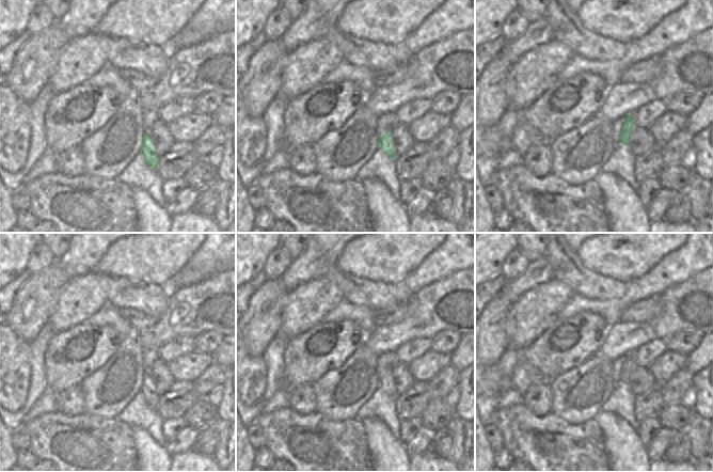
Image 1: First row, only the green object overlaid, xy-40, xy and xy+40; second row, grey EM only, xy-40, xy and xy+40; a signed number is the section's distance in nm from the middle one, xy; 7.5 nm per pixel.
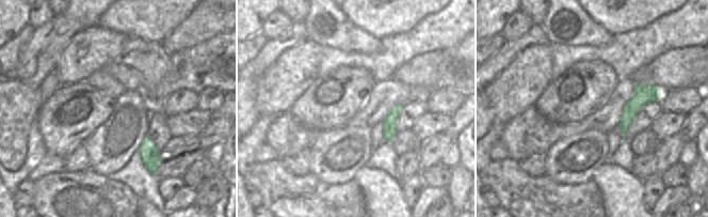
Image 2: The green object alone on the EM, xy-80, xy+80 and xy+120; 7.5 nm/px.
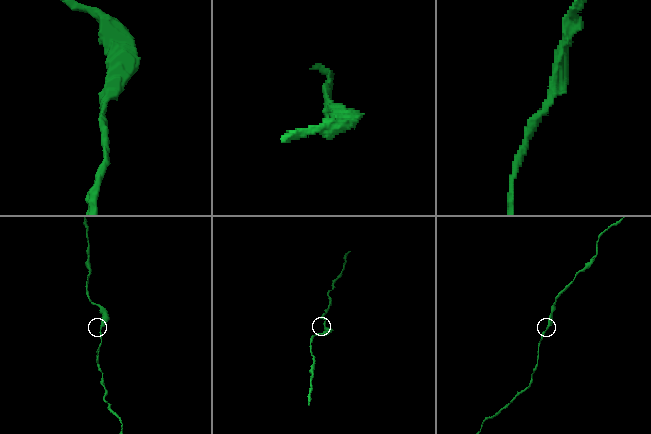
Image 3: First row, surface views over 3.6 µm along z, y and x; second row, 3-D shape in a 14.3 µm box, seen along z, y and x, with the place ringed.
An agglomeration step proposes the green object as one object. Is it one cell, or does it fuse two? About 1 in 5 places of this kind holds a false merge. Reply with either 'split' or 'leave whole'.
leave whole

